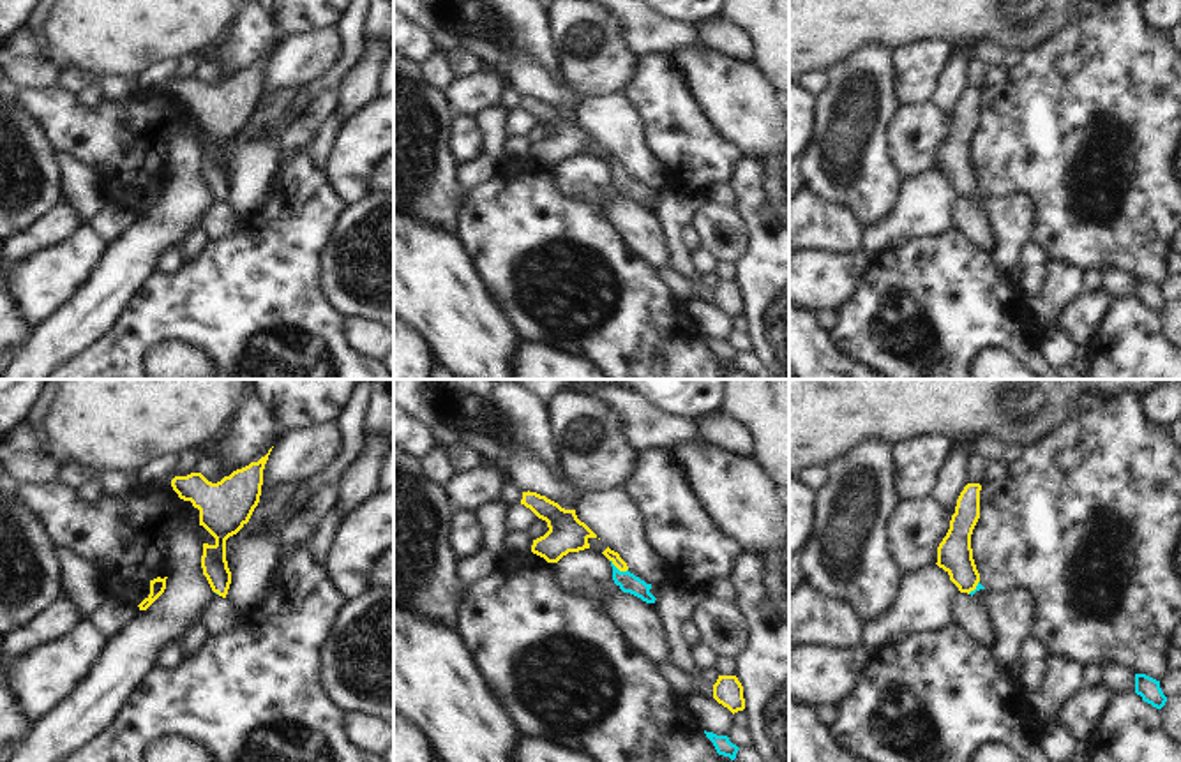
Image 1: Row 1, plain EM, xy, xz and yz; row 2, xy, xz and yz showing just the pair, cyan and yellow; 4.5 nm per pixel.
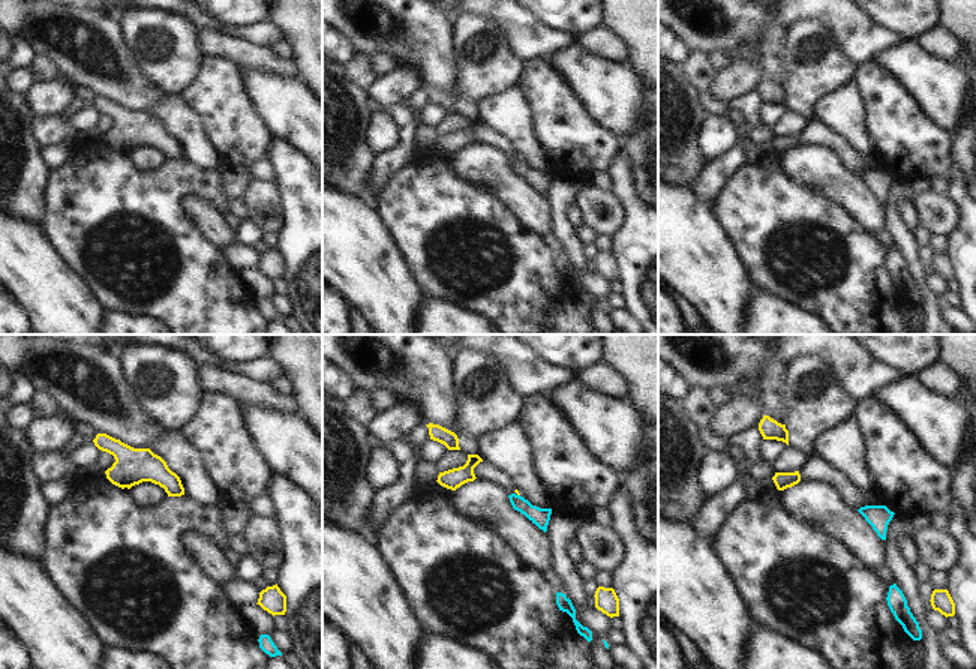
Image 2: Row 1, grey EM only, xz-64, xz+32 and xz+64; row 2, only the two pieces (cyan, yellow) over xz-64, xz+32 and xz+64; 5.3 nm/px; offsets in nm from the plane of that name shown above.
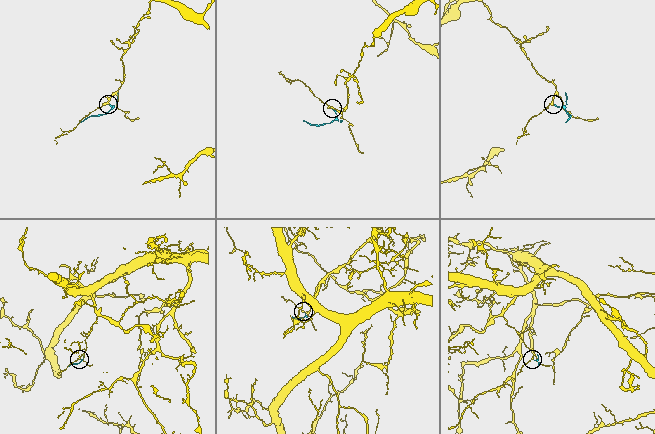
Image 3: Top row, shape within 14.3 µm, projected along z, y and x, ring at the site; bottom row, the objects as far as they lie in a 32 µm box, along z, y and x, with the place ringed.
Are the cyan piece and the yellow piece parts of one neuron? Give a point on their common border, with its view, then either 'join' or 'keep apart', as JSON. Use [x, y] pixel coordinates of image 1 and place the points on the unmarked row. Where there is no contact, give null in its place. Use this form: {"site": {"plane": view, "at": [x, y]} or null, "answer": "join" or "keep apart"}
{"site": {"plane": "xz", "at": [616, 173]}, "answer": "join"}

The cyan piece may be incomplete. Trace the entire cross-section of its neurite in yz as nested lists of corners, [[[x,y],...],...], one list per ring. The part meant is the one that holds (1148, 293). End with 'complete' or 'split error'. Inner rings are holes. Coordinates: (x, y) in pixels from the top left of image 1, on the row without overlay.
[[[1135,279],[1135,298],[1140,300],[1144,307],[1151,309],[1156,314],[1162,314],[1167,307],[1167,302],[1160,293],[1160,286],[1146,279]]] | complete

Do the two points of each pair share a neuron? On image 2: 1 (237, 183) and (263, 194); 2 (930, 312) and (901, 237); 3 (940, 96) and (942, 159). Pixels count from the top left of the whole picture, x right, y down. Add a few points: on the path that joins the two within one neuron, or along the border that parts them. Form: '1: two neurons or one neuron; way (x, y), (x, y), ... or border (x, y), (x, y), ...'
1: two neurons; border (255, 182), (243, 195)
2: one neuron; way (927, 294), (919, 284), (910, 255)
3: two neurons; border (918, 102), (940, 126), (952, 134)

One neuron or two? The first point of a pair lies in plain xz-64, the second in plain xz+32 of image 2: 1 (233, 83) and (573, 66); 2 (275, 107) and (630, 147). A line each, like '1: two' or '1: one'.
1: two
2: two

